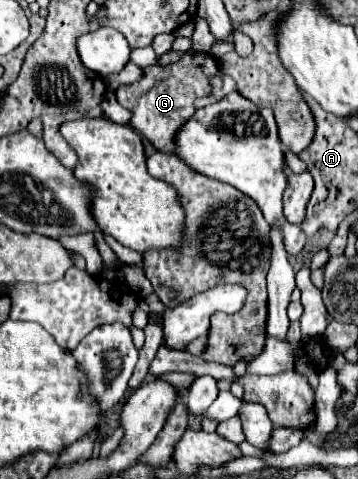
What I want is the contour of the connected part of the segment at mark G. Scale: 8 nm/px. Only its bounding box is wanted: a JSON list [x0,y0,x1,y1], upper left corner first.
[118,52,218,152]

